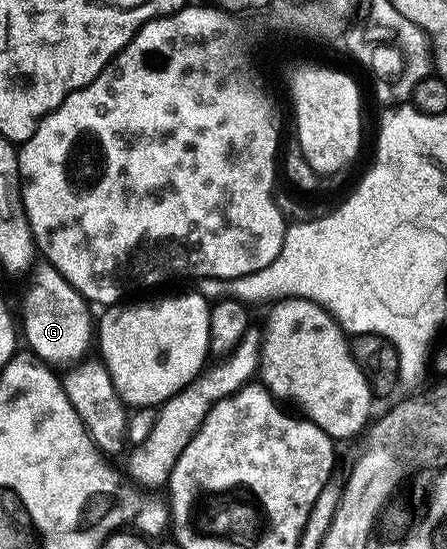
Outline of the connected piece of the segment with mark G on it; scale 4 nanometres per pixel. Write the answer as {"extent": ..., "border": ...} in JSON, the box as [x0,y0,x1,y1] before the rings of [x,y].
{"extent":[20,260,94,366],"border":[[[45,260],[39,261],[29,271],[28,277],[20,328],[24,330],[31,353],[54,366],[60,362],[68,364],[82,360],[89,353],[87,350],[89,346],[91,349],[94,340],[94,318],[90,316],[89,303]]]}

